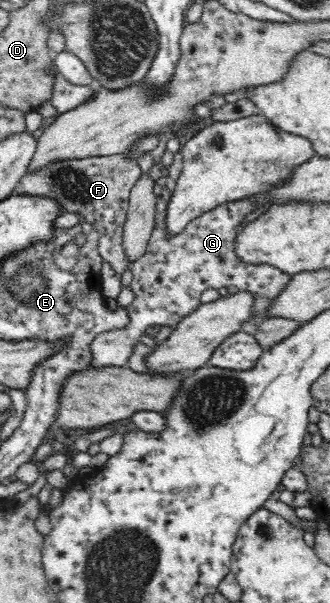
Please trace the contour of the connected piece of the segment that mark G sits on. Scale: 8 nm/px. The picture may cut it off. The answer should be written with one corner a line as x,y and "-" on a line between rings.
181,151
173,155
167,183
157,200
155,229
151,232
146,253
130,264
130,271
134,275
130,287
136,295
136,300
125,307
130,315
130,326
124,330
114,330
96,336
90,343
92,360
87,368
126,367
128,358
132,356
132,348
138,344
148,326
155,326
158,329
163,326
175,328
203,304
201,297
208,289
228,289
235,286
239,291
249,291
256,299
255,312
262,314
291,280
291,276
283,274
276,268
250,266
236,257
234,252
236,234
241,230
246,216
254,212
254,203
250,199
224,202
214,210
204,212
202,216
191,220
179,235
166,237
164,231
166,204
183,169

